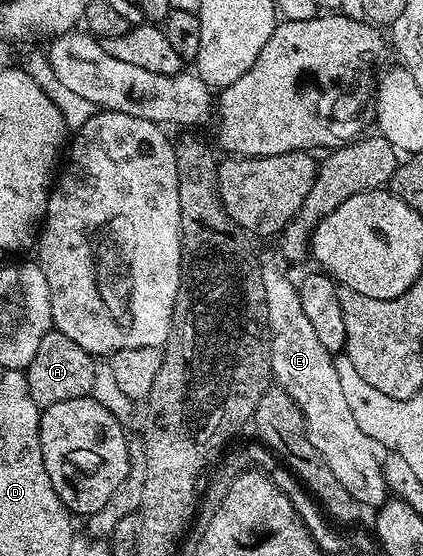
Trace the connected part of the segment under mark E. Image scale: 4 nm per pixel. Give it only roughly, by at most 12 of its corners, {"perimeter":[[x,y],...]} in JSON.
{"perimeter":[[261,269],[270,371],[363,509],[388,499],[298,284]]}

